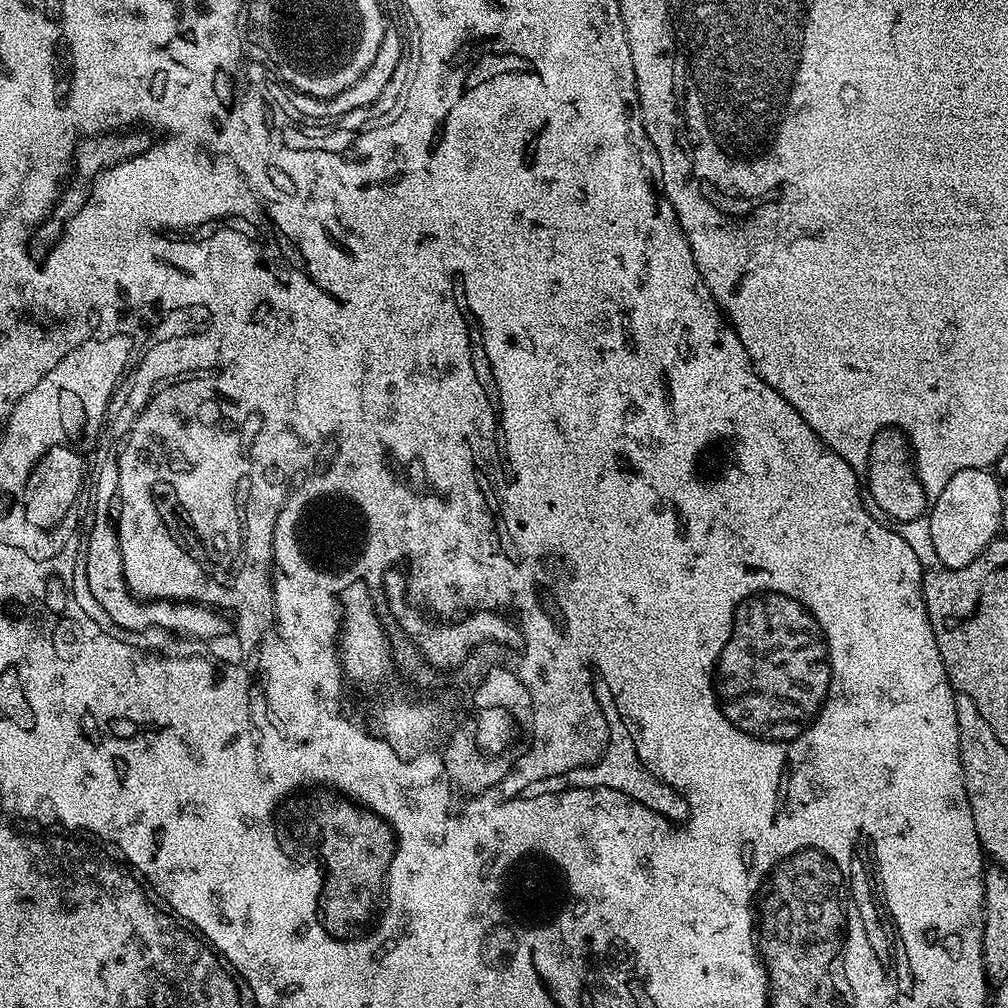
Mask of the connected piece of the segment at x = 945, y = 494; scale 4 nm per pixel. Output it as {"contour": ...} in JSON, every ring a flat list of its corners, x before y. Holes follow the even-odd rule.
{"contour":[[987,468,958,470,954,478,944,483,944,489,936,496,936,501,932,503,932,511,928,513,930,538,934,542,937,553,944,554,947,550,948,536,956,548,979,550,1001,535,1001,487,1001,481],[948,524,956,525,948,532]]}

